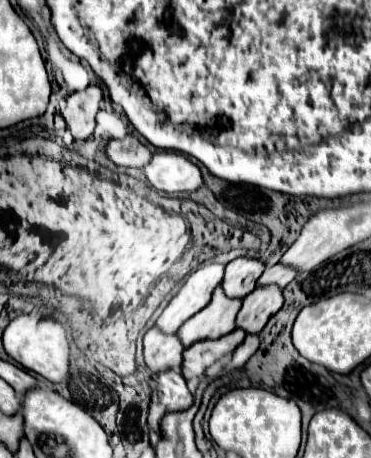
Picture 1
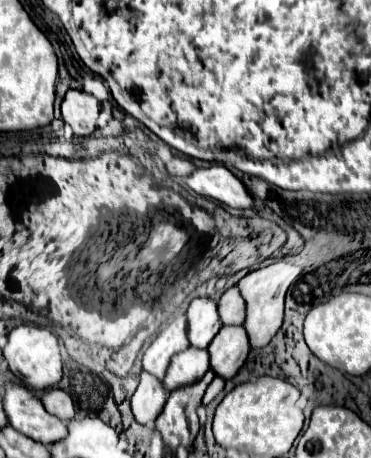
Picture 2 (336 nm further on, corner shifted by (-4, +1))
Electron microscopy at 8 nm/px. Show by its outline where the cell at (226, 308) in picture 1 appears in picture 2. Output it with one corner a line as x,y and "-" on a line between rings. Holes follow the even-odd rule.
188,347
186,351
172,357
168,373
164,377
164,387
170,391
194,385
208,371
208,351

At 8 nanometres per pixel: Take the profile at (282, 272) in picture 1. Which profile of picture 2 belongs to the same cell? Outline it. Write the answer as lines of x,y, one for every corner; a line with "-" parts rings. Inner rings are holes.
230,287
218,299
218,313
222,325
240,325
244,321
244,301
236,287

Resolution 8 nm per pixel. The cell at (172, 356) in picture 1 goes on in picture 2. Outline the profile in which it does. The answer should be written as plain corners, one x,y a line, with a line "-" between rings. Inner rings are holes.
142,371
140,385
130,399
130,407
132,407
132,415
134,415
136,423
154,425
156,417
162,413
162,409
166,405
166,399
168,399
168,391
164,389
162,381
158,381
154,375

